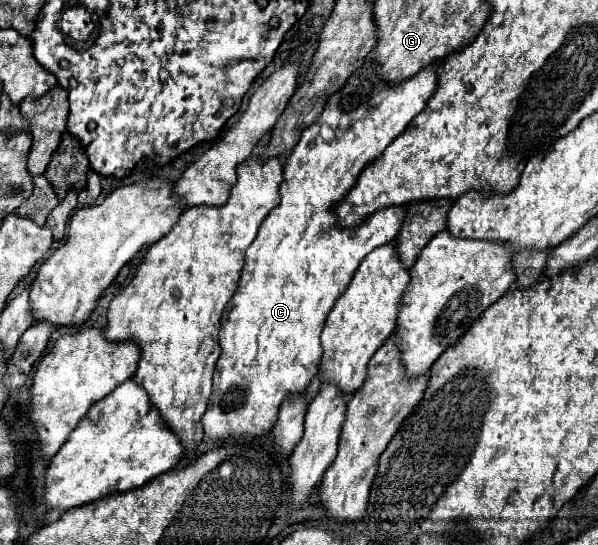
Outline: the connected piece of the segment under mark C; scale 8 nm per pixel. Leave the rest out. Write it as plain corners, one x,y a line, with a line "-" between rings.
367,60
359,74
351,74
347,84
327,98
327,104
317,120
319,126
331,126
335,138
331,142
325,142
319,134
313,134
313,126
307,126
301,132
301,138
283,168
285,182
279,190
281,202
263,220
255,242
247,248
237,292
225,306
221,318
221,356
213,376
213,392
209,398
209,406
201,420
209,438
223,442
229,438
261,436
263,432
269,432
277,420
277,410
283,398
289,394
305,392
309,380
317,374
319,360
323,354
319,336
325,326
327,314
331,312
335,300
349,286
361,260
371,250
391,242
401,228
403,216
407,214
407,206
389,206
367,216
359,226
341,228
337,224
337,214
333,208
357,184
357,178
367,168
367,164
377,160
385,152
385,148
401,132
405,132
409,122
419,112
423,112
429,96
437,90
439,66
441,62
433,62
409,80
401,84
389,84
379,76
379,66
373,60

